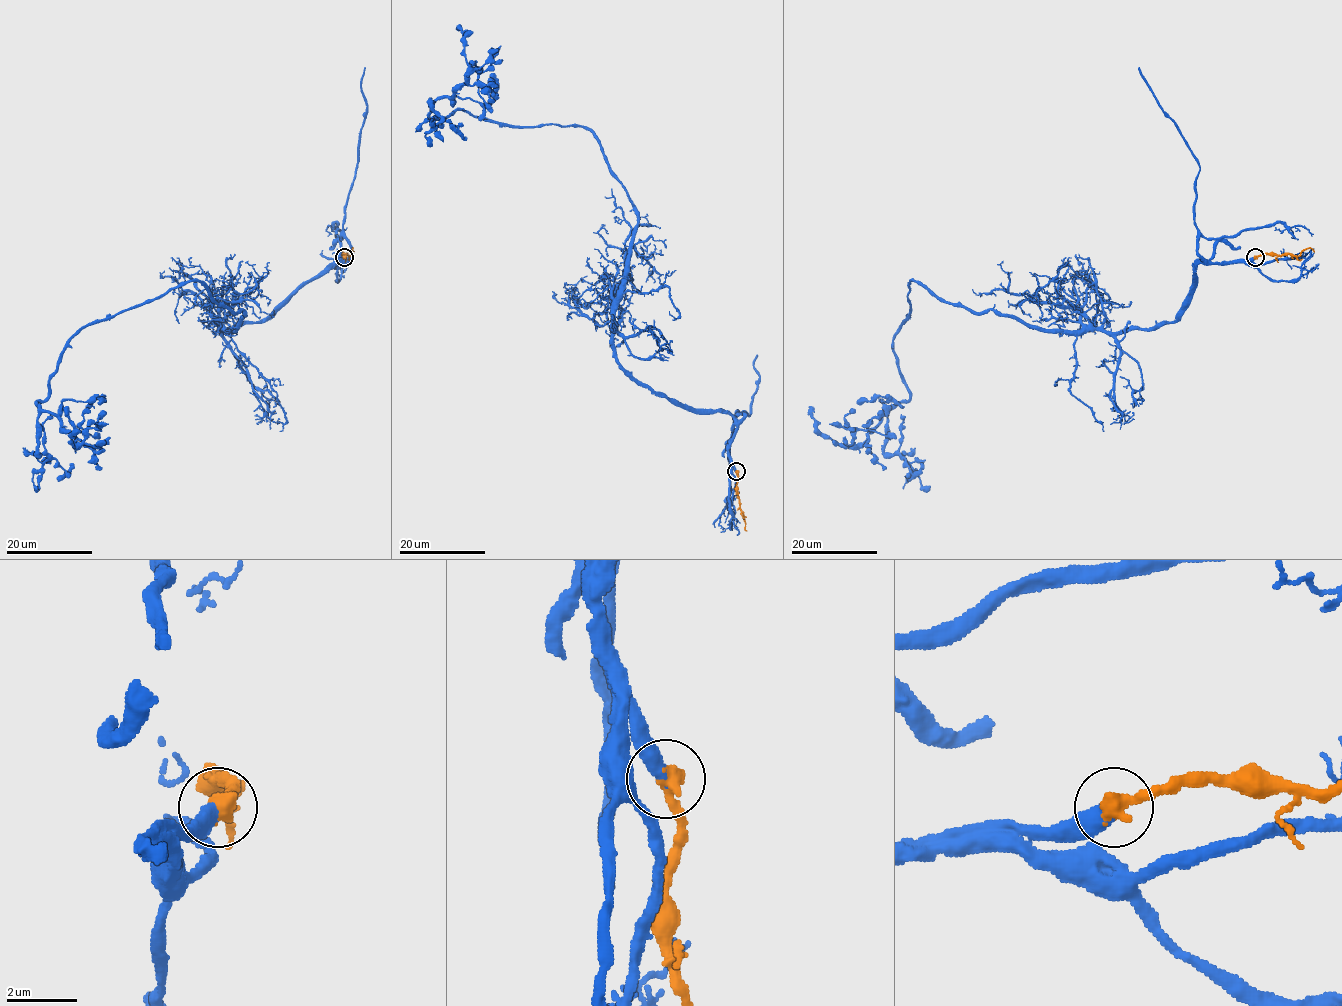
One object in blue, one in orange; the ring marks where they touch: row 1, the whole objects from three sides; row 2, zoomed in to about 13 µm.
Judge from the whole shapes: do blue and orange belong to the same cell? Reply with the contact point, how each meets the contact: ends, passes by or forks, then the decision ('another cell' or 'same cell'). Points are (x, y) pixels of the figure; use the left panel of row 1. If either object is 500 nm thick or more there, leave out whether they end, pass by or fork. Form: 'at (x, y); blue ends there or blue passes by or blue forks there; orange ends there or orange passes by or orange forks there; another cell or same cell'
at (344, 257); same cell

